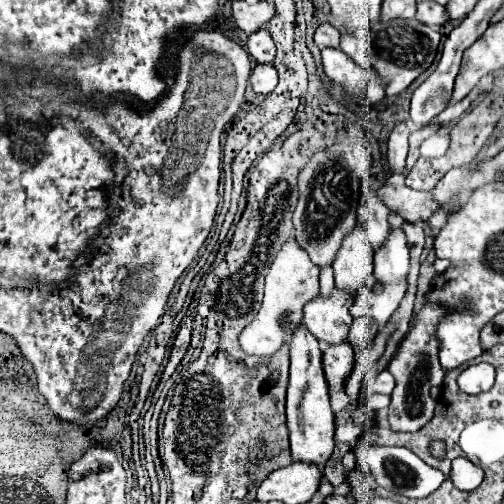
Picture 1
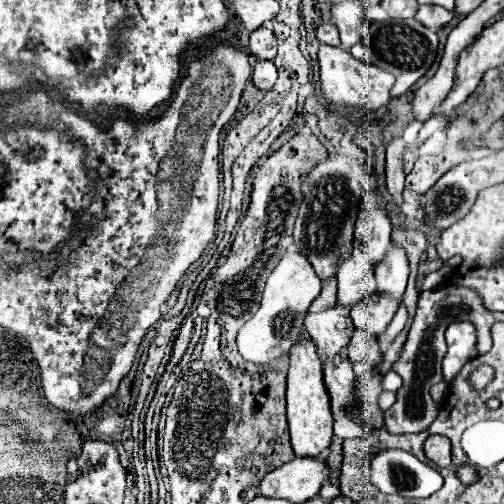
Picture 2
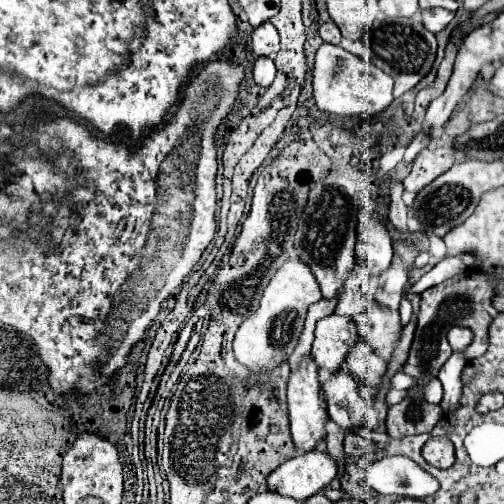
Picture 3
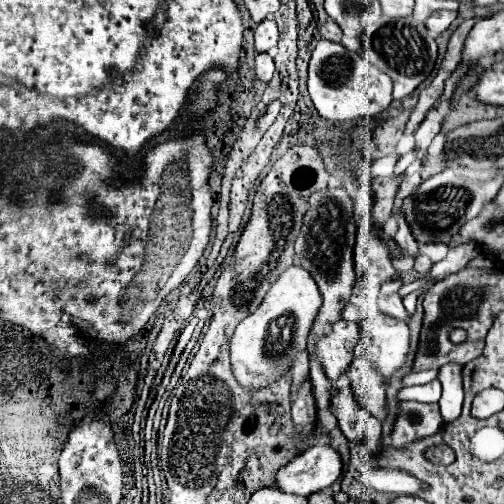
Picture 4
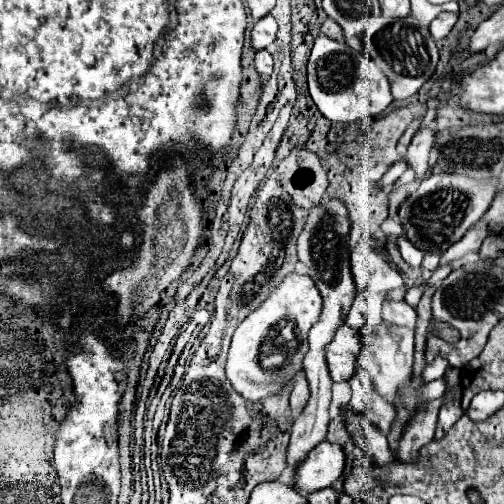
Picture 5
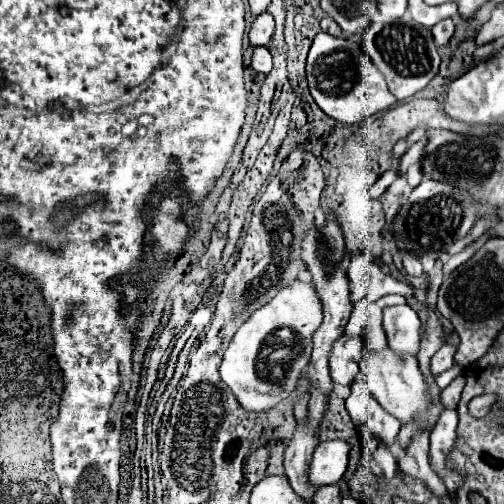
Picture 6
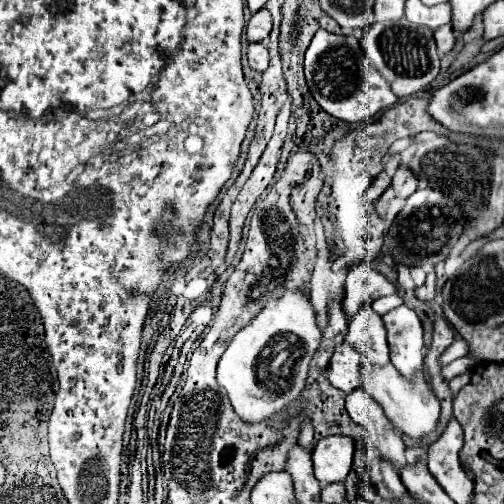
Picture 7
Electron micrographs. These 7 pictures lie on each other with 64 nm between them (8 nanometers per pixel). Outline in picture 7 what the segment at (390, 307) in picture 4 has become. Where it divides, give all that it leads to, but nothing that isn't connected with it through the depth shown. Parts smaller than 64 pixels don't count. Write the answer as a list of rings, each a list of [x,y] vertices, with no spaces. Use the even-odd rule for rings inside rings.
[[[404,304],[384,314],[382,320],[388,332],[392,364],[408,382],[412,382],[416,374],[424,370],[422,322],[416,312]]]

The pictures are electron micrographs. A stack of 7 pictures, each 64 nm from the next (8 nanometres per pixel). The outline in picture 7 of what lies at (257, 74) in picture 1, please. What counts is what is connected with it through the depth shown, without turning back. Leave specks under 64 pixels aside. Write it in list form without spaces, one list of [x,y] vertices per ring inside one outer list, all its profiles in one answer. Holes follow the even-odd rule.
[[[250,42],[248,44],[248,64],[250,68],[262,72],[268,66],[268,50],[260,42]]]

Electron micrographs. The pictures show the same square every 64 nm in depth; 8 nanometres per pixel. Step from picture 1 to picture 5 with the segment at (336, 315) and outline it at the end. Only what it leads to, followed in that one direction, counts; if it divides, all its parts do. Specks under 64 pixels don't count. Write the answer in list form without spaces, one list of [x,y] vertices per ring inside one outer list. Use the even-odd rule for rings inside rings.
[[[348,326],[338,328],[334,340],[326,346],[326,362],[334,382],[346,382],[356,372],[360,354],[360,332]]]

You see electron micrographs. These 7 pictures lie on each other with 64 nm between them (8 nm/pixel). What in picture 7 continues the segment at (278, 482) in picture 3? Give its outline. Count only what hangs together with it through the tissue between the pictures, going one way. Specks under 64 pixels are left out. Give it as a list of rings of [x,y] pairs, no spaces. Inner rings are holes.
[[[326,436],[324,440],[318,440],[312,452],[314,476],[322,484],[342,482],[352,470],[352,458],[354,440],[348,440],[348,436]]]

